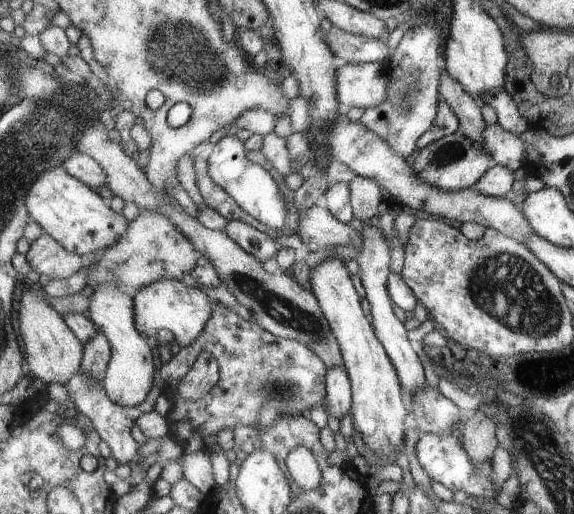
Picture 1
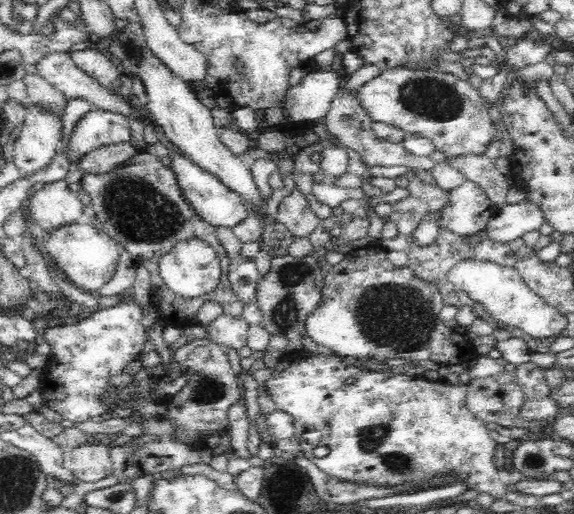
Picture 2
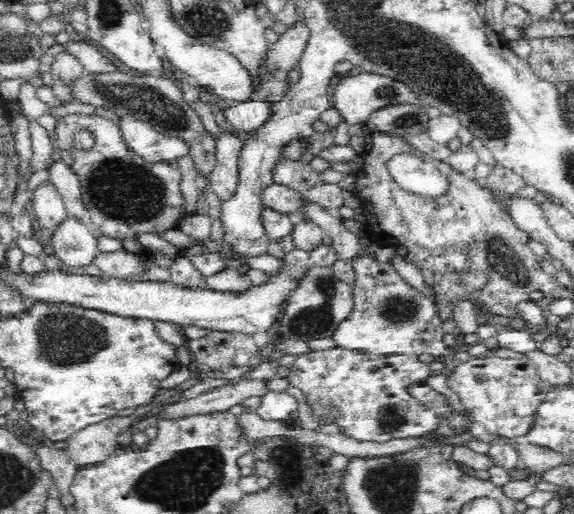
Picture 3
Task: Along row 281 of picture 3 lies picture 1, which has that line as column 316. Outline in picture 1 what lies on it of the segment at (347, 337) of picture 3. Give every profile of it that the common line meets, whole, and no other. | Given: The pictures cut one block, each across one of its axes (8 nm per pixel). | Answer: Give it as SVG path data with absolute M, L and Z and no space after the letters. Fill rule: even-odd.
M216 305L197 342L193 342L187 349L174 350L171 360L157 370L154 386L157 386L172 403L172 407L166 414L169 420L170 436L173 436L172 439L181 445L183 454L187 454L187 452L201 452L201 450L209 451L212 445L217 444L217 434L224 428L234 431L239 424L271 428L283 416L299 418L303 416L305 408L311 410L313 406L323 406L328 390L328 374L329 367L318 354L315 354L314 350L311 350L309 345L271 334L264 327L259 326L253 318L244 320L235 313L233 308ZM203 351L211 352L219 360L221 380L206 397L196 401L185 400L179 396L177 384L187 376Z

